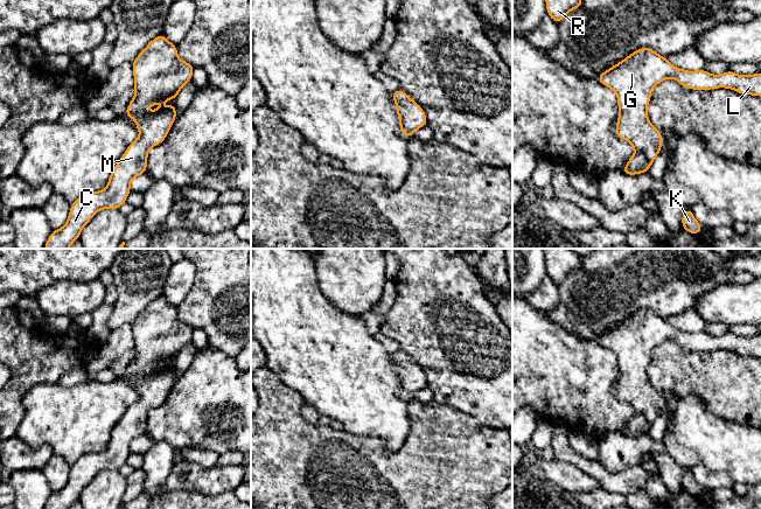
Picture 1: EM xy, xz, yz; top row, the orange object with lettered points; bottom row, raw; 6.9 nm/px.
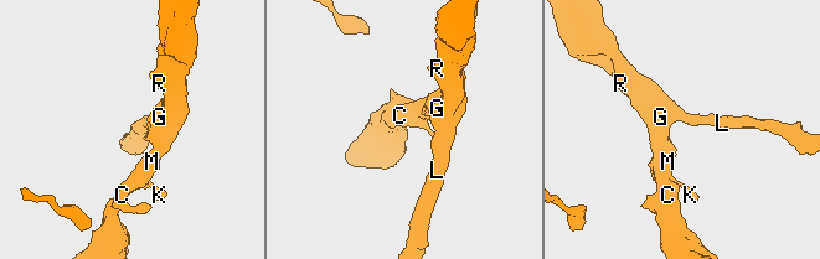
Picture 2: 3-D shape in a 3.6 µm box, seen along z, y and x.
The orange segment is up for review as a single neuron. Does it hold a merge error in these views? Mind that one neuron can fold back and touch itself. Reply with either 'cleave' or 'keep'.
keep

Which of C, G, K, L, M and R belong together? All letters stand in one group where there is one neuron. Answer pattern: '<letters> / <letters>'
C G K L M R

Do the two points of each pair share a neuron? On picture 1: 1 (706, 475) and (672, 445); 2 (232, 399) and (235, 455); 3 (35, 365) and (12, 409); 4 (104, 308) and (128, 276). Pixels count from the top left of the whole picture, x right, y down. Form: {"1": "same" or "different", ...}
{"1": "different", "2": "different", "3": "same", "4": "different"}

